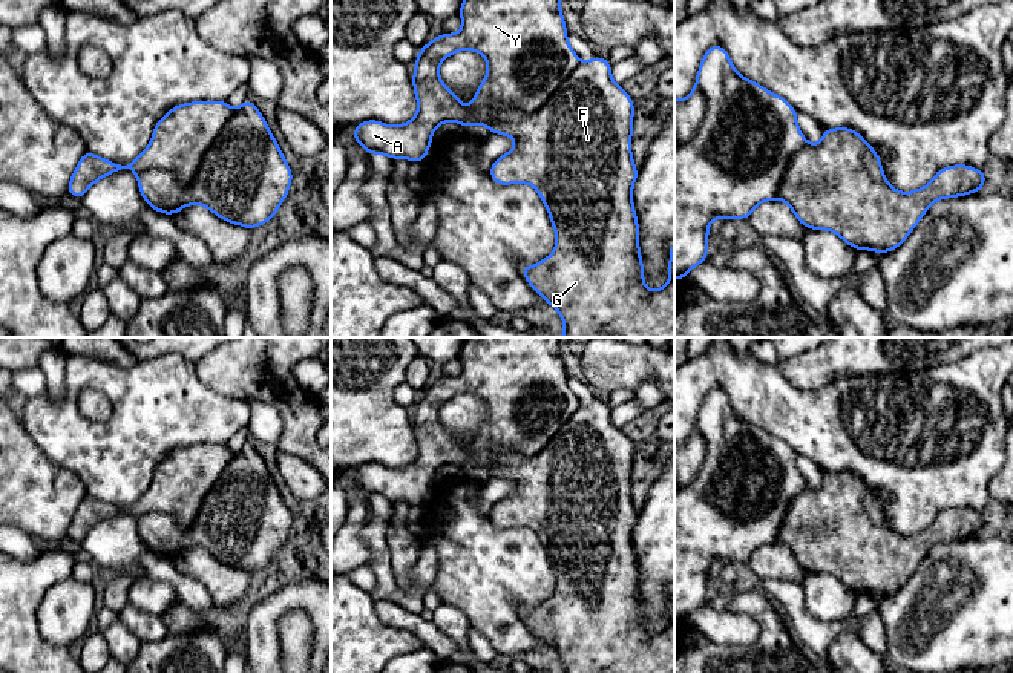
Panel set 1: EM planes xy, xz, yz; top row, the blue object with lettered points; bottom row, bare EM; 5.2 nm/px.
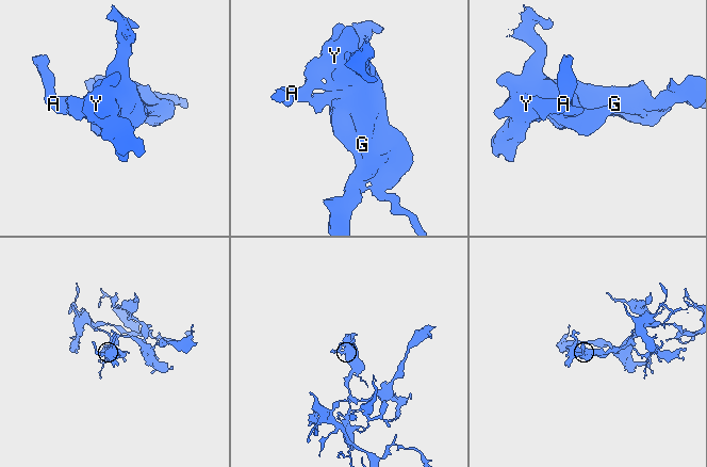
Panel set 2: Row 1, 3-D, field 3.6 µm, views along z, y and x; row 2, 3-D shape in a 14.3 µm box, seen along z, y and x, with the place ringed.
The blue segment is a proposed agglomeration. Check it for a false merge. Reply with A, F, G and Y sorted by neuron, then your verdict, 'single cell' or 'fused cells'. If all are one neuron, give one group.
A Y / F G; fused cells

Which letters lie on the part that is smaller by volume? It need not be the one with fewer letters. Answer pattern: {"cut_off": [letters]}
{"cut_off": ["A", "Y"]}

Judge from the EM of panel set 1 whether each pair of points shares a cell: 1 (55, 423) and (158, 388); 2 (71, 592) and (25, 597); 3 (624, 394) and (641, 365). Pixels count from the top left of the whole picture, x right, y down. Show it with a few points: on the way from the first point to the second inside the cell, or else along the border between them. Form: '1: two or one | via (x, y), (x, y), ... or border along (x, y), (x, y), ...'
1: one | via (81, 434), (111, 436), (132, 414)
2: two | border along (71, 575), (46, 590), (39, 607), (37, 630)
3: two | border along (632, 390), (615, 388), (610, 393)

